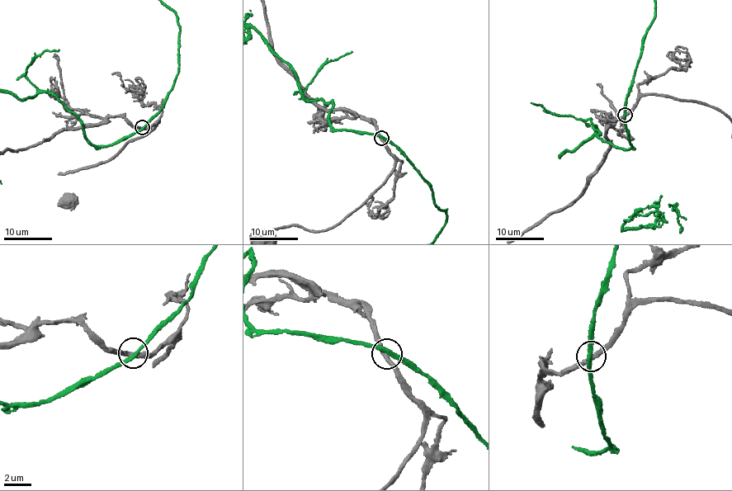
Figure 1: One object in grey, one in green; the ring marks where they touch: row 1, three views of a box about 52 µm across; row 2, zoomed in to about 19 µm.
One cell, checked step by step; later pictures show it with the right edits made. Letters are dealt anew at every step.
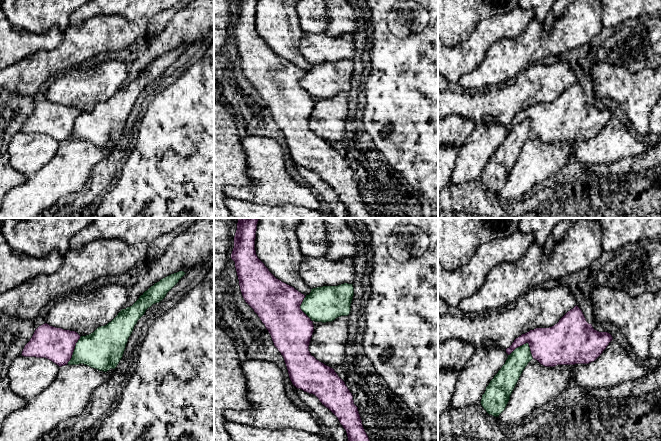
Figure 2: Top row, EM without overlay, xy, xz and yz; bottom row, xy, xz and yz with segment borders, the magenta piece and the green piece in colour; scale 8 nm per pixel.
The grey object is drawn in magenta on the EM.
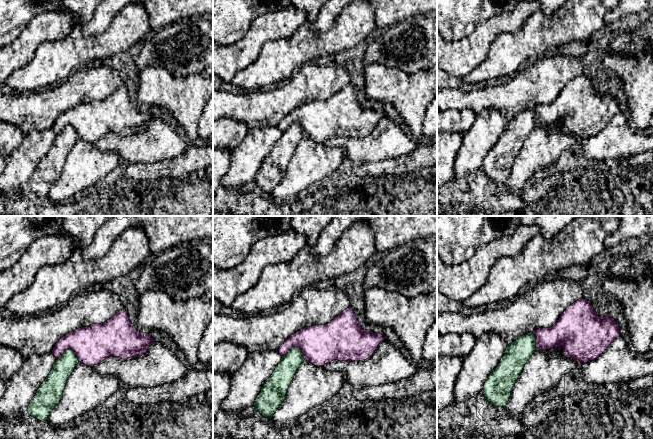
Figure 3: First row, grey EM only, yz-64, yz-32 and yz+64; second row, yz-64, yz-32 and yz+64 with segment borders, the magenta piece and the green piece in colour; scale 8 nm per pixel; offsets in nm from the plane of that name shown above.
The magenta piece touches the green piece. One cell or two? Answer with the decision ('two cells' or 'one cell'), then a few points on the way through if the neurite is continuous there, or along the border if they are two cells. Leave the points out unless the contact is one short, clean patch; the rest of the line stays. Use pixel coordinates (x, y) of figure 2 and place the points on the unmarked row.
two cells

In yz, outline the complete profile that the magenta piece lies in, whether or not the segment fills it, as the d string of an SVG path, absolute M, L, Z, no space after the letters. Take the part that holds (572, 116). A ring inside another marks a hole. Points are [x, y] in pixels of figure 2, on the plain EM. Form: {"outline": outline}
{"outline": "M576 81L554 102L536 104L516 114L512 121L506 125L506 129L510 131L516 124L528 119L533 135L545 143L589 140L600 133L612 116L613 113L610 109L595 106L592 100L586 97L582 86Z"}

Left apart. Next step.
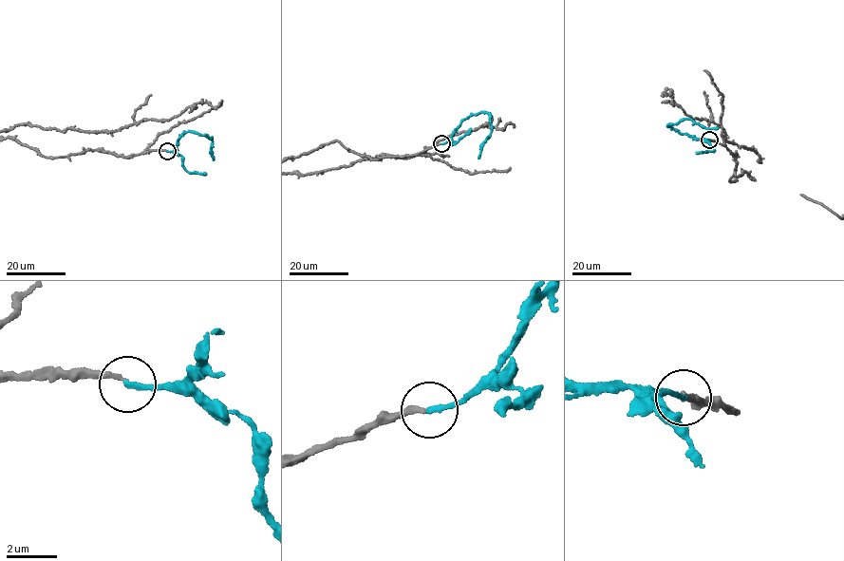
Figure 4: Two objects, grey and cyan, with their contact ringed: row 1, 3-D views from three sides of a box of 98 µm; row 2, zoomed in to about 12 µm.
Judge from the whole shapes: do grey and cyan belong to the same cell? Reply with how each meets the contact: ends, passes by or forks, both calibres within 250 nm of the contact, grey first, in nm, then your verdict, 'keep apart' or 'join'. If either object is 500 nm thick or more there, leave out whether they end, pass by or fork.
grey ends there; cyan ends there; 160 nm thick on the grey side, 220 nm on the other; keep apart

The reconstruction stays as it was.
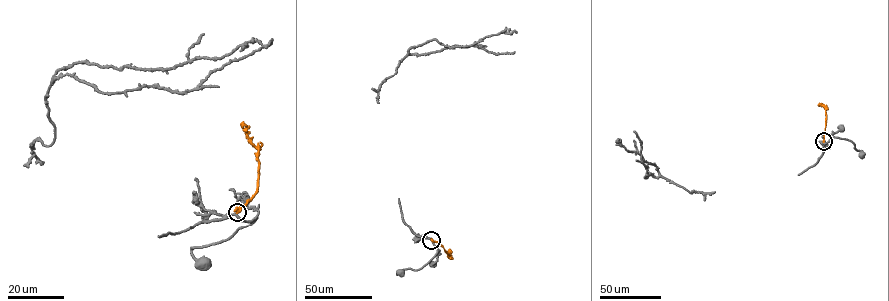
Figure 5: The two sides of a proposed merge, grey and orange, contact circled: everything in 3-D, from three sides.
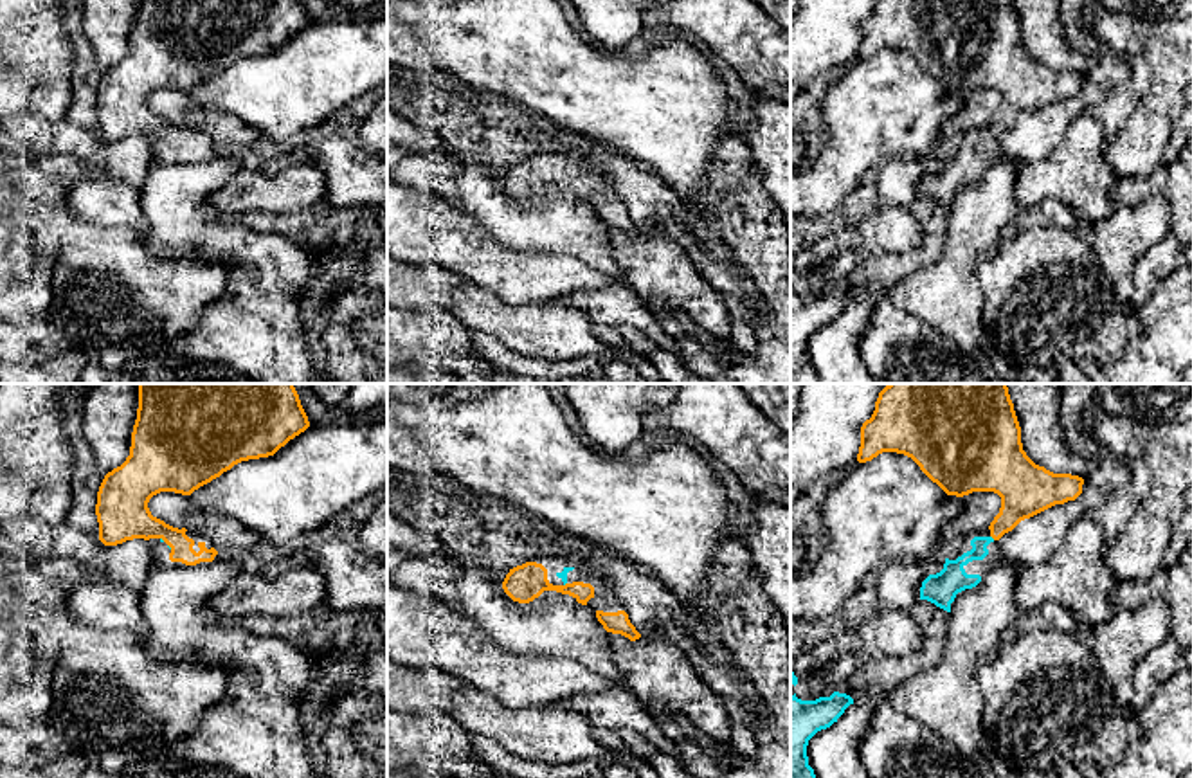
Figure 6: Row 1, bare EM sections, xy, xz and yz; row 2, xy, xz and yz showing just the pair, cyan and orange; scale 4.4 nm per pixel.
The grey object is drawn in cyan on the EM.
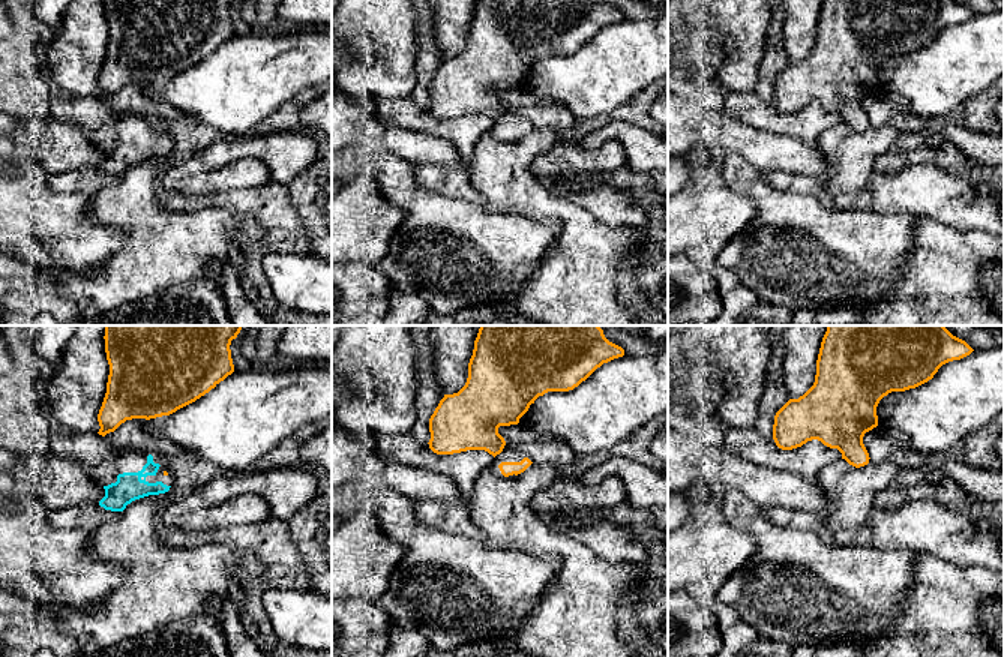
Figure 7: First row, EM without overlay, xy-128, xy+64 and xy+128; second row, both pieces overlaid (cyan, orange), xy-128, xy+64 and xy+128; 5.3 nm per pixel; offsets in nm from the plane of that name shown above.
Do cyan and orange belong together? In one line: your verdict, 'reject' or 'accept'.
accept

